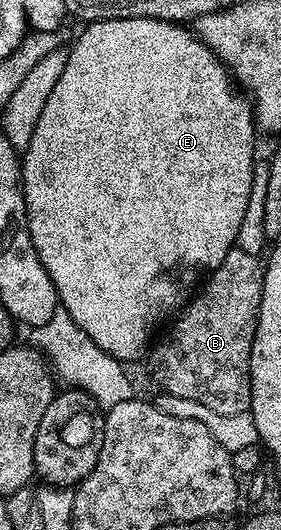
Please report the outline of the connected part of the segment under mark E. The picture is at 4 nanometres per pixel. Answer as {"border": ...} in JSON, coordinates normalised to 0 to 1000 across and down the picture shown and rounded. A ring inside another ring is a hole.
{"border":[[[463,30],[459,34],[402,34],[399,38],[331,38],[299,53],[310,55],[270,72],[267,85],[246,91],[231,134],[217,140],[217,147],[203,147],[203,162],[189,162],[189,177],[174,177],[174,192],[160,192],[160,208],[146,208],[146,225],[132,230],[132,245],[117,245],[117,268],[103,268],[96,285],[78,289],[82,372],[96,391],[96,425],[110,428],[117,464],[146,487],[146,502],[160,502],[160,509],[196,542],[196,551],[210,557],[217,579],[238,587],[246,600],[260,600],[260,608],[274,608],[274,615],[288,615],[288,623],[302,623],[302,630],[317,630],[317,638],[331,638],[331,645],[345,645],[345,653],[359,653],[359,660],[374,660],[374,668],[388,668],[406,679],[456,683],[452,679],[488,677],[509,662],[512,670],[541,647],[544,632],[537,634],[537,628],[548,626],[552,617],[577,604],[598,602],[594,606],[605,606],[662,575],[673,562],[665,555],[651,557],[651,536],[673,534],[680,521],[705,517],[708,506],[712,515],[733,517],[772,502],[786,502],[786,492],[801,487],[801,475],[836,466],[836,443],[858,426],[858,411],[872,411],[872,389],[886,389],[886,366],[900,351],[900,321],[915,308],[915,296],[907,296],[915,236],[890,187],[861,172],[843,170],[826,145],[794,126],[794,119],[708,77],[708,70],[694,66],[690,58],[665,55],[662,60],[651,55],[662,51],[648,43],[598,43],[591,38]]]}

